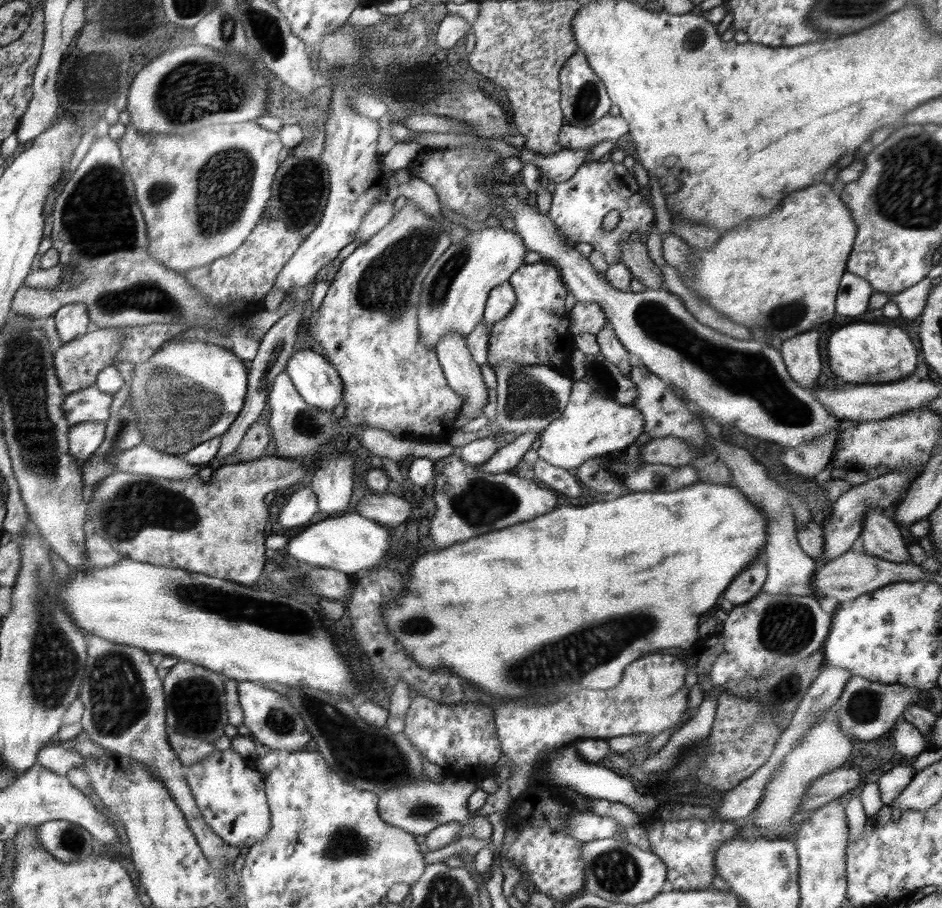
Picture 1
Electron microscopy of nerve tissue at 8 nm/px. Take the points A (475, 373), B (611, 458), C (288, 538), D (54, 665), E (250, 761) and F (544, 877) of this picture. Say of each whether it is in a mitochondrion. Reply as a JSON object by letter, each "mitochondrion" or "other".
{"A":"other","B":"other","C":"other","D":"mitochondrion","E":"other","F":"other"}

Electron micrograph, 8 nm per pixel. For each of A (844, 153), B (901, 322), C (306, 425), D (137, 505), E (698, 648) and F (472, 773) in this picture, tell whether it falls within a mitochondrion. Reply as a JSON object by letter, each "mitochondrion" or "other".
{"A":"other","B":"other","C":"mitochondrion","D":"mitochondrion","E":"other","F":"other"}

